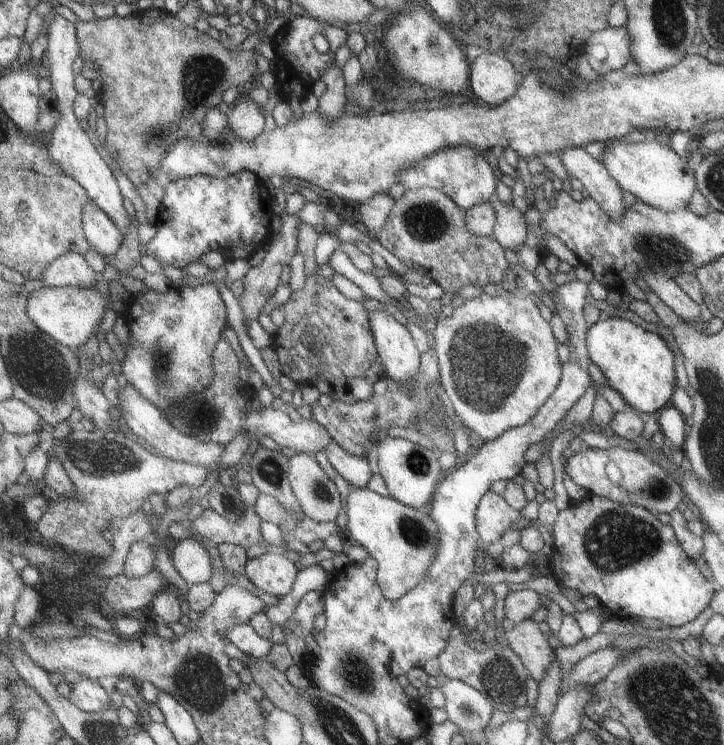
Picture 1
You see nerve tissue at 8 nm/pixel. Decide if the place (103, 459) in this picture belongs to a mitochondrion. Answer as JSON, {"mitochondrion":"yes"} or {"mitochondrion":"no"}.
{"mitochondrion":"yes"}

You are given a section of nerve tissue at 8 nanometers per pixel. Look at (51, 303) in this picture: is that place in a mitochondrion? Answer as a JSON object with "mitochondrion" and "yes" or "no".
{"mitochondrion":"no"}

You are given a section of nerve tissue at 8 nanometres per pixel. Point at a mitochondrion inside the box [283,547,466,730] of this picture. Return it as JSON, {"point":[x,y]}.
{"point":[352,667]}

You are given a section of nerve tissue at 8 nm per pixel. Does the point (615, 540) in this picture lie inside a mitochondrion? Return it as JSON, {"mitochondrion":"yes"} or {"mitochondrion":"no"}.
{"mitochondrion":"yes"}

